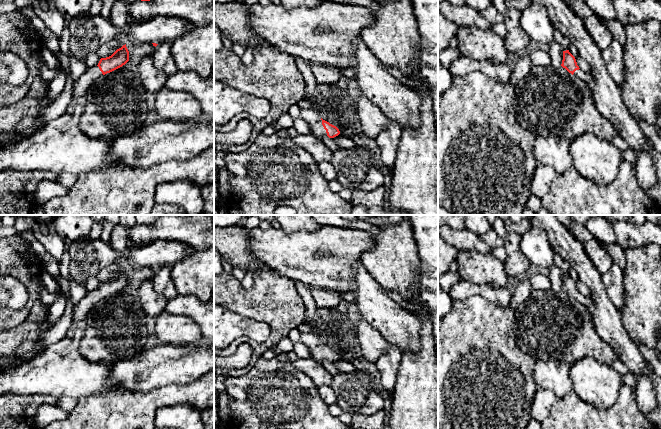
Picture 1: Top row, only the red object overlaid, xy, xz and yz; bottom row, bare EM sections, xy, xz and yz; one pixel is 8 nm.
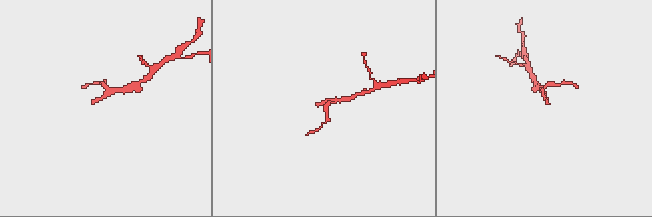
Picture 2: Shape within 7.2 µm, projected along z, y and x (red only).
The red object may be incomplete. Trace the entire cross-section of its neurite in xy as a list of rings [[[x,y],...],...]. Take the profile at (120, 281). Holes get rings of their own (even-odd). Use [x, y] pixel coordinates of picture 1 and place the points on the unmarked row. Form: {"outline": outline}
{"outline": [[[125,268],[111,280],[101,282],[97,290],[88,291],[73,308],[71,327],[62,340],[49,346],[29,361],[0,372],[0,396],[9,393],[16,395],[39,394],[57,398],[68,396],[79,399],[84,396],[124,391],[125,389],[118,381],[111,379],[112,363],[87,360],[79,352],[79,343],[85,333],[87,315],[92,307],[100,300],[122,291],[128,285],[129,275]]]}

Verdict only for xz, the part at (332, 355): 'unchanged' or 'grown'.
grown

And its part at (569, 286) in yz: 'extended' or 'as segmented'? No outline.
extended

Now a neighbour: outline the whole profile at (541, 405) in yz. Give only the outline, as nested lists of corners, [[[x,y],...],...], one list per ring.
[[[537,388],[534,399],[531,402],[530,414],[532,419],[542,423],[550,415],[556,400],[557,398],[552,391]]]

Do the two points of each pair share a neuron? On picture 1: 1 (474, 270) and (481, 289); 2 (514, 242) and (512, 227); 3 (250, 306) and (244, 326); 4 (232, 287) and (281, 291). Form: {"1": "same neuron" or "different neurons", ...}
{"1": "different neurons", "2": "different neurons", "3": "different neurons", "4": "same neuron"}

